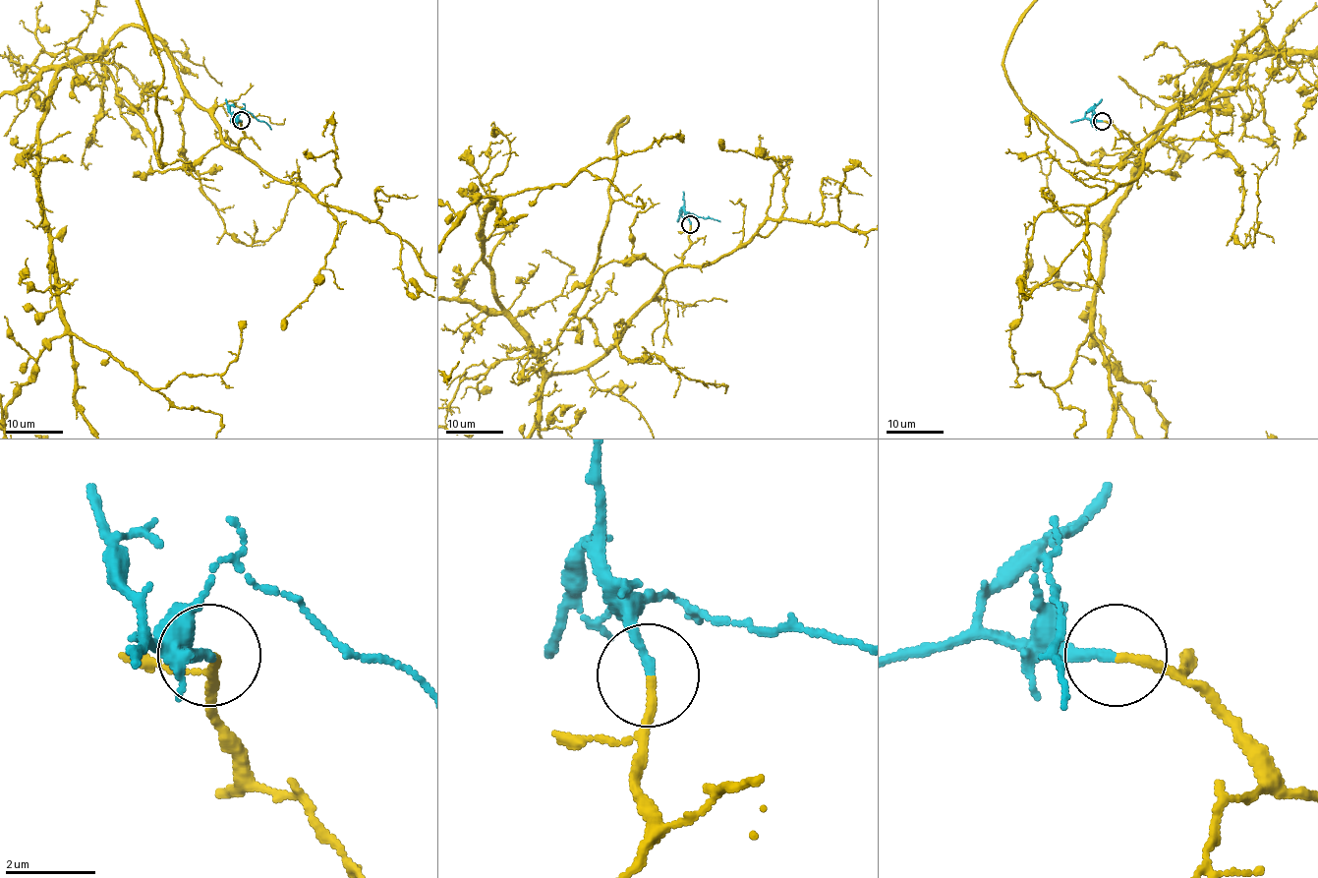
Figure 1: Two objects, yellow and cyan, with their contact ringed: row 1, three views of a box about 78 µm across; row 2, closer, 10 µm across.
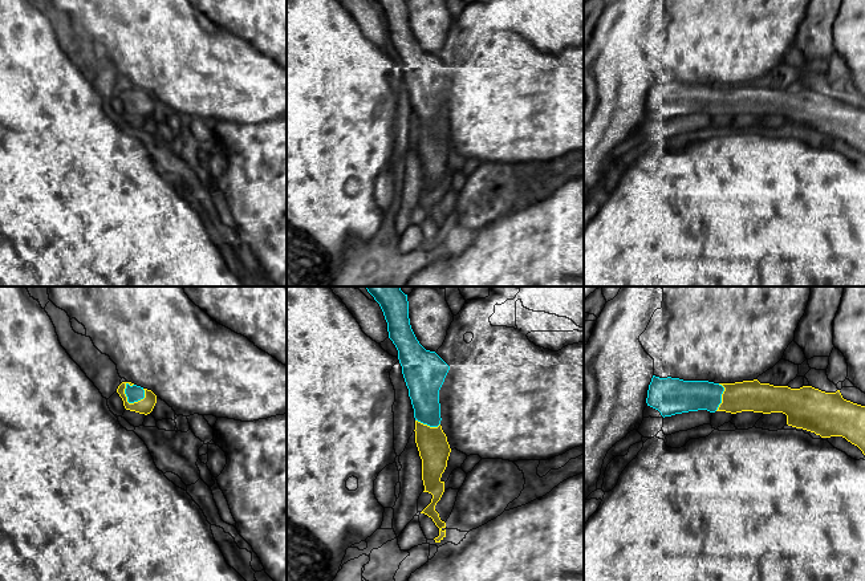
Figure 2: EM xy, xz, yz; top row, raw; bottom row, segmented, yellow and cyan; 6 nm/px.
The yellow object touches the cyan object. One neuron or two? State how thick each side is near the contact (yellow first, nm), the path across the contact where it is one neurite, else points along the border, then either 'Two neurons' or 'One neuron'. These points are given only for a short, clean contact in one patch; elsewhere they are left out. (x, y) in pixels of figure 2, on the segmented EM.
Thickness 100 nm (yellow) against 100 nm. Path across: xy (145, 406), (141, 402), (126, 401), (134, 393). One neuron

